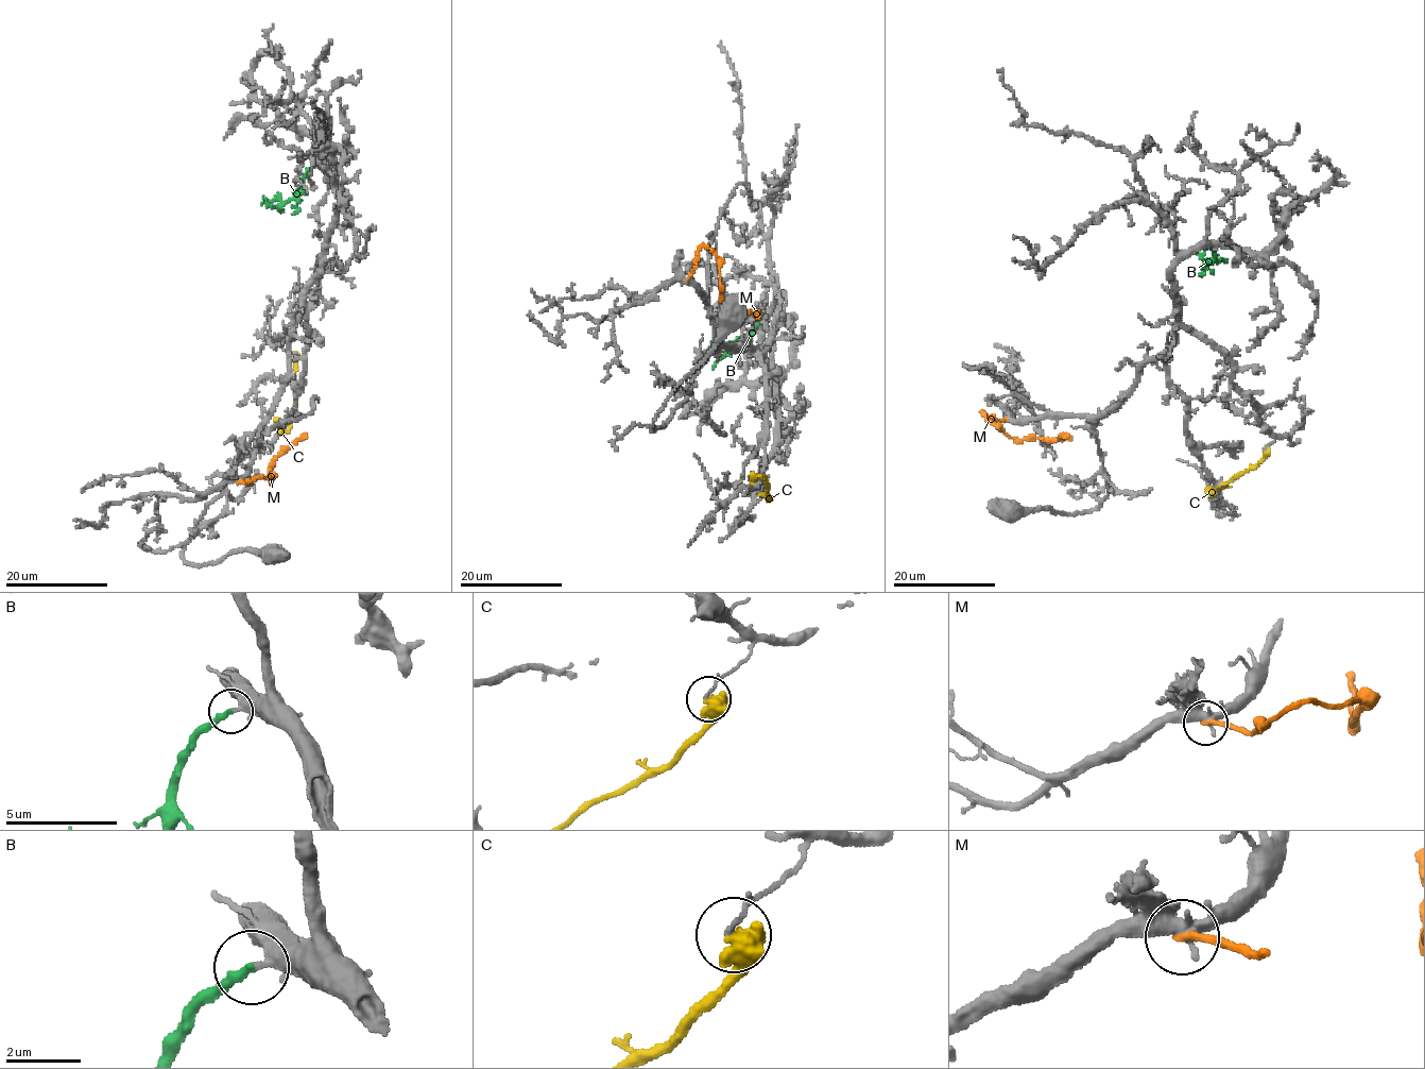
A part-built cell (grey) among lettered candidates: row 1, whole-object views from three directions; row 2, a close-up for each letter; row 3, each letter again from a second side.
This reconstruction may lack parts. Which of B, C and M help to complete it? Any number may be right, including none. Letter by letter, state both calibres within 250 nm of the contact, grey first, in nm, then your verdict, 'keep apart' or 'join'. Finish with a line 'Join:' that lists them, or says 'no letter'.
B: calibres 400 and 240 nm; join
C: calibres 130 and 700 nm; keep apart
M: calibres 360 and 240 nm; keep apart
Join: B

